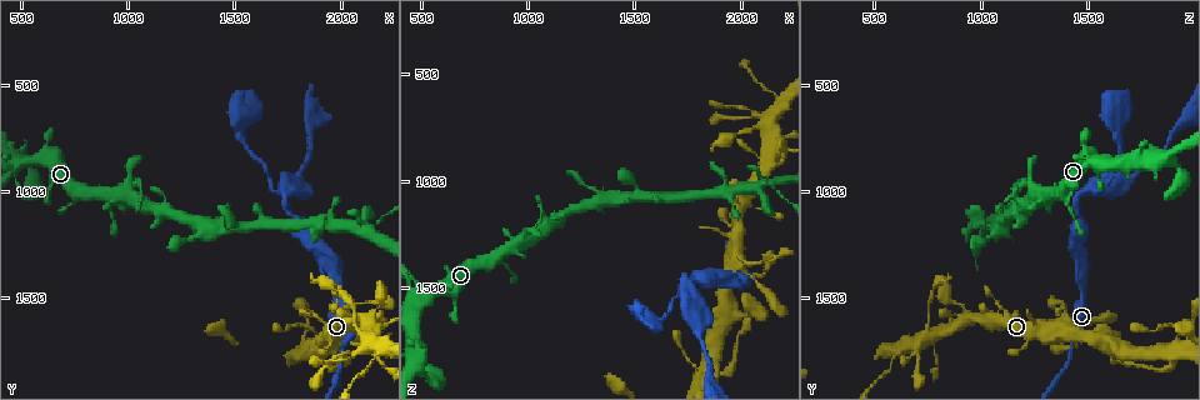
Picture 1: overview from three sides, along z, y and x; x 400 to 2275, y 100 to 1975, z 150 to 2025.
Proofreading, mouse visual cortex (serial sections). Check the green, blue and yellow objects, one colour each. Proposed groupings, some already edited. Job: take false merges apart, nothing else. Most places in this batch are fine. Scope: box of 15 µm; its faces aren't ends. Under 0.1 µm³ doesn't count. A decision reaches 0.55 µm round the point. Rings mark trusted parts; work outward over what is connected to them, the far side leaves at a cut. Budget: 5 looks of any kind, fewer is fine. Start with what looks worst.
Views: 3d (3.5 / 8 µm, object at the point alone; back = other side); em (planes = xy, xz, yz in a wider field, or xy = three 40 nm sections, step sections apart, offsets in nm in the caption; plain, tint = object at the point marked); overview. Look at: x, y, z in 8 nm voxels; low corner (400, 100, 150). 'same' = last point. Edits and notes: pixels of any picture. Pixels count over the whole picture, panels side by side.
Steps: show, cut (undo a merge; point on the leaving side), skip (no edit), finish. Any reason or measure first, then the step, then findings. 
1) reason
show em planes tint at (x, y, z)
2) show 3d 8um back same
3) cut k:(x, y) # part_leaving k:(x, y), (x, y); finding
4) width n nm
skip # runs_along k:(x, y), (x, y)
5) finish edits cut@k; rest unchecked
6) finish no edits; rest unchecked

three arms meet
show 3d 3.5um at (1740, 980, 1520)

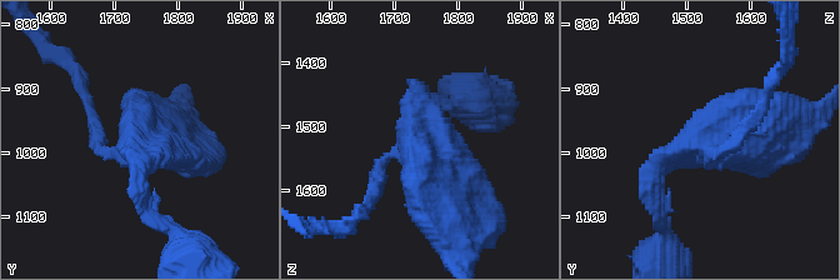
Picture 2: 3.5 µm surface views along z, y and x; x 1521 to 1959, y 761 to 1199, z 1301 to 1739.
show em planes tint at (1735, 980, 1525)

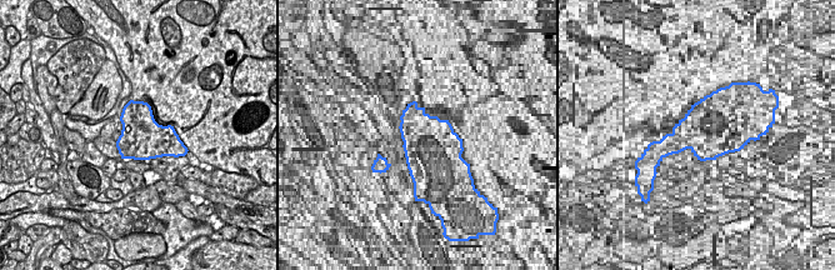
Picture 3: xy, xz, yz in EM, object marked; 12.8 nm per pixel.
skip # runs_along 2:(650, 189), (691, 139), (775, 135); continuous, no second cell

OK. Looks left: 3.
sudden change in width
show 3d 3.5um at (2130, 1690, 740)

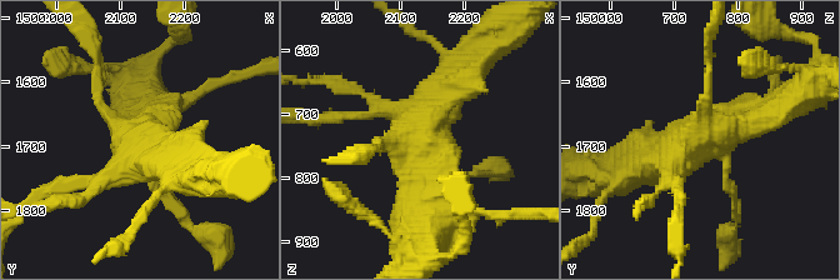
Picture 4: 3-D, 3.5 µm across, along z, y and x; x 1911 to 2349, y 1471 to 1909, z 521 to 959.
shape alone is not enough
show em xy step 5 tint at (2135, 1690, 725)

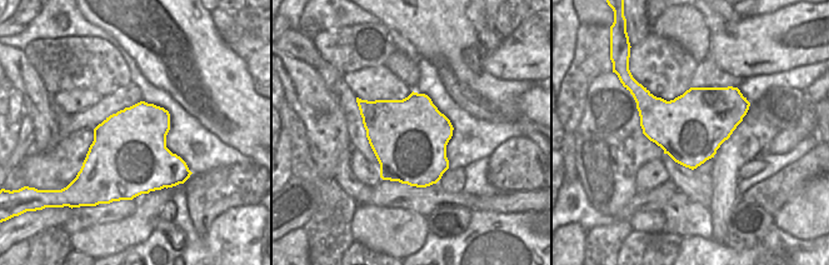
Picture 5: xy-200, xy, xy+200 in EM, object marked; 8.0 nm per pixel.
skip # runs_along 4:(784, 103), (644, 164); continuous, no second cell

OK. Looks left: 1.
finish no edits; rest unchecked

